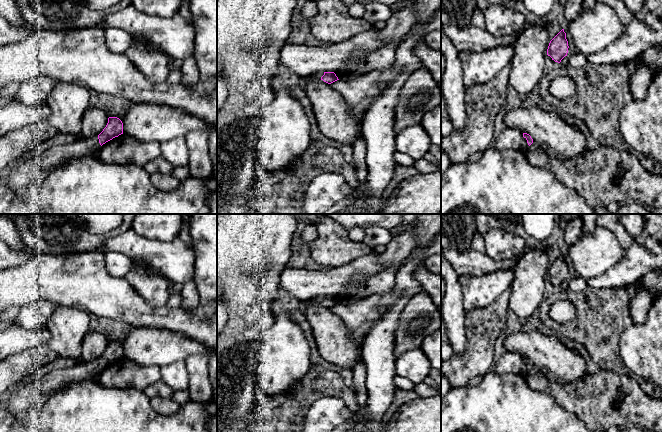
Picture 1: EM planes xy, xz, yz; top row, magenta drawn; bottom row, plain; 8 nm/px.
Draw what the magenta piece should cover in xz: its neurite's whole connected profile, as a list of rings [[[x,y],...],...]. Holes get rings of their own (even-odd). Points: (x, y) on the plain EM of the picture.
[[[318,295],[318,296],[310,299],[309,301],[320,302],[321,304],[323,304],[324,306],[326,306],[328,308],[331,308],[331,307],[339,304],[334,296]]]

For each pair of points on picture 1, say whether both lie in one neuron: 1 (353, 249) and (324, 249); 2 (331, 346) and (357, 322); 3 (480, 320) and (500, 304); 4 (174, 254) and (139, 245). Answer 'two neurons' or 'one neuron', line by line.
1: one neuron
2: two neurons
3: one neuron
4: one neuron

